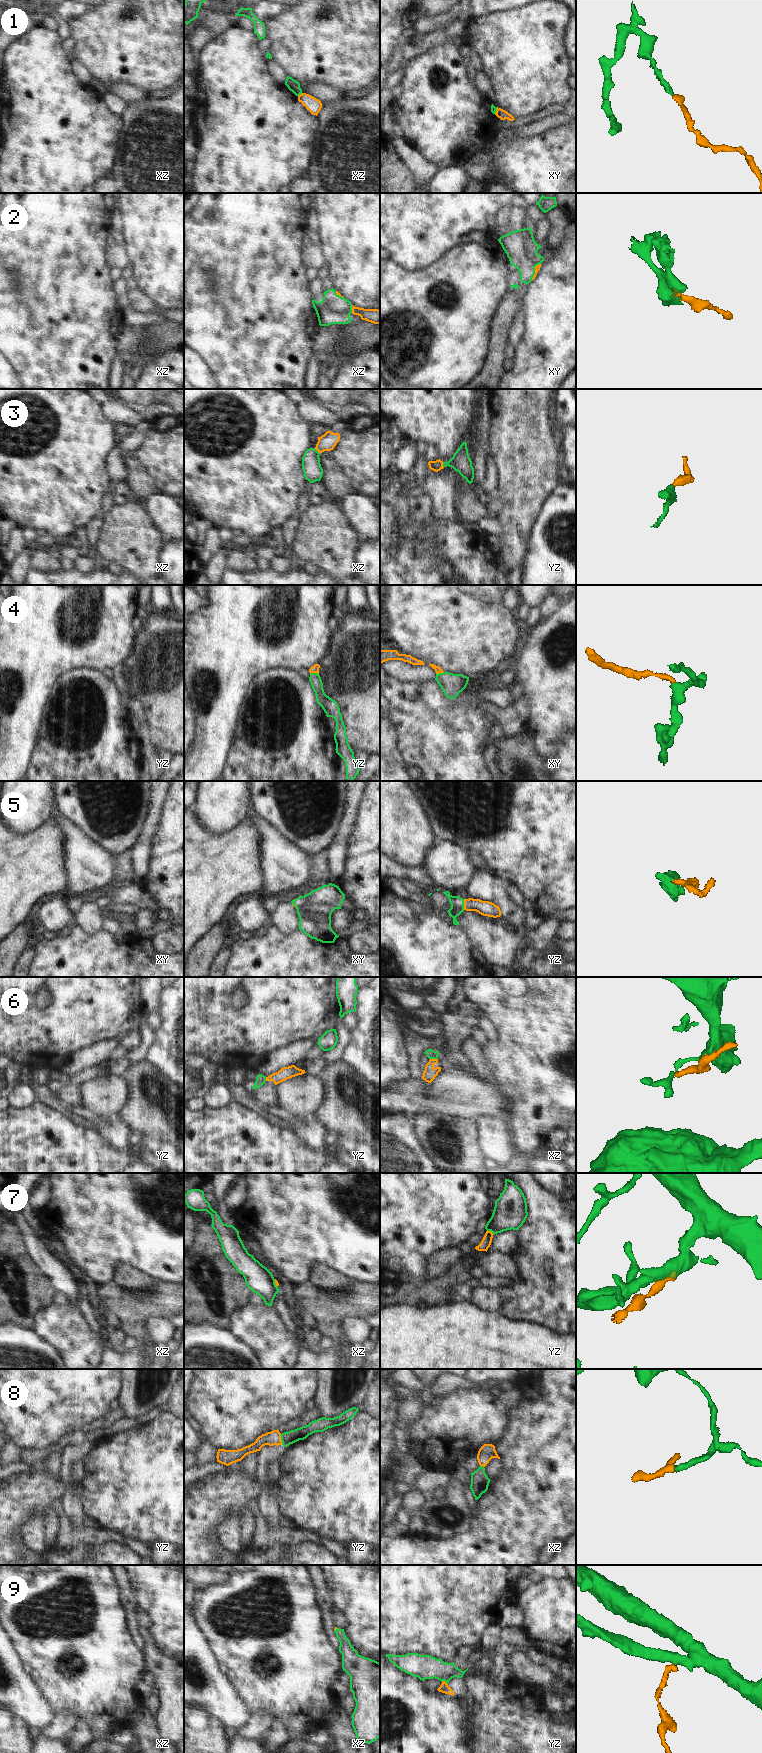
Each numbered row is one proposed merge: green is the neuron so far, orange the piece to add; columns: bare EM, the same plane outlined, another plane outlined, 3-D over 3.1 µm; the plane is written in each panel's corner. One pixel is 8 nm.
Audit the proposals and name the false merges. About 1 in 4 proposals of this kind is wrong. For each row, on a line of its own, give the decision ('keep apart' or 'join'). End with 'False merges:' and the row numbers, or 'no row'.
1: keep apart
2: join
3: join
4: join
5: join
6: keep apart
7: keep apart
8: join
9: join
False merges: 1, 6, 7

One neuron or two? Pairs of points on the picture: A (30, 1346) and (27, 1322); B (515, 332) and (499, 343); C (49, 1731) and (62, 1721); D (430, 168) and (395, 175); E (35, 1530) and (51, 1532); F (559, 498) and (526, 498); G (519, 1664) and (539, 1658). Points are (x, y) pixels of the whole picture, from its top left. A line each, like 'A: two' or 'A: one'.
A: two
B: two
C: one
D: two
E: two
F: two
G: two

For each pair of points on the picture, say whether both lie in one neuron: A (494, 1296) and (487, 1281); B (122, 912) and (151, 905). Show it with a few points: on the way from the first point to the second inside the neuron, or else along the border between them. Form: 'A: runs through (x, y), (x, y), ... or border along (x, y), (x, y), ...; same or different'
A: border along (480, 1286), (498, 1289); different
B: runs through (129, 905), (131, 903), (144, 903); same

